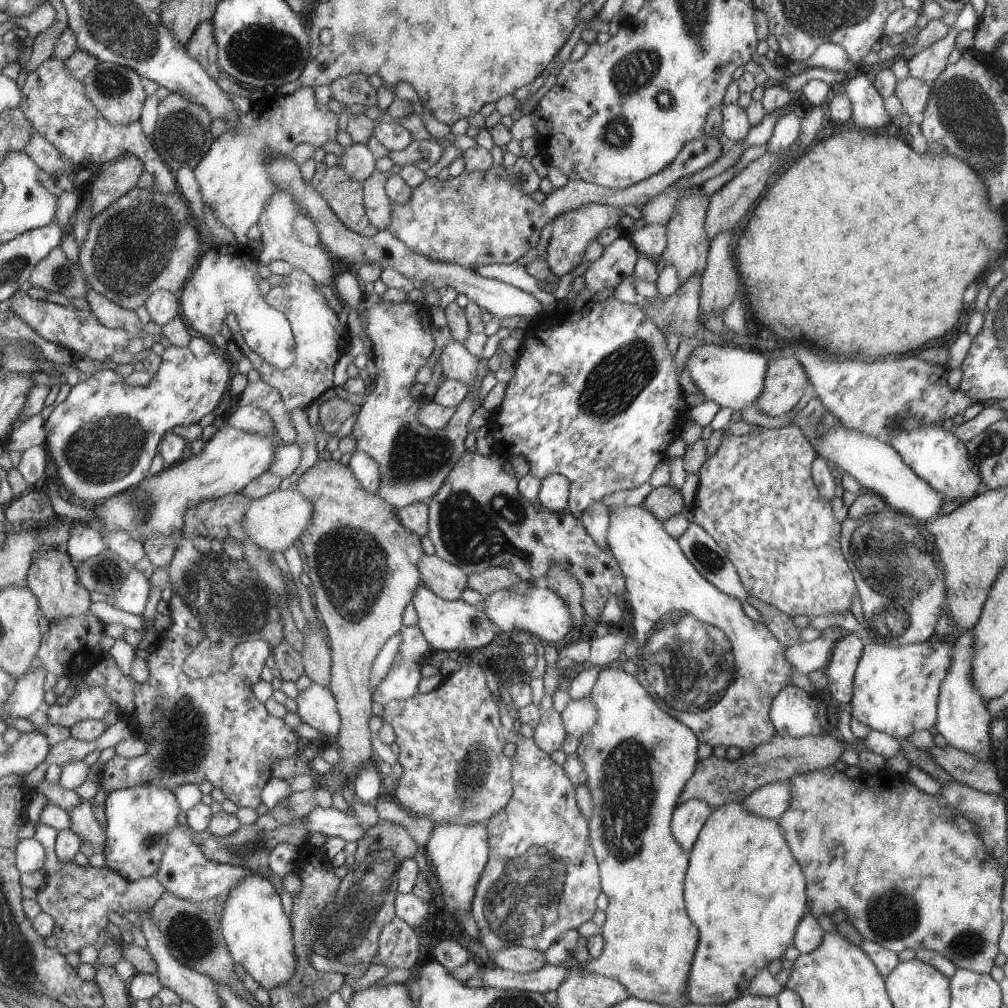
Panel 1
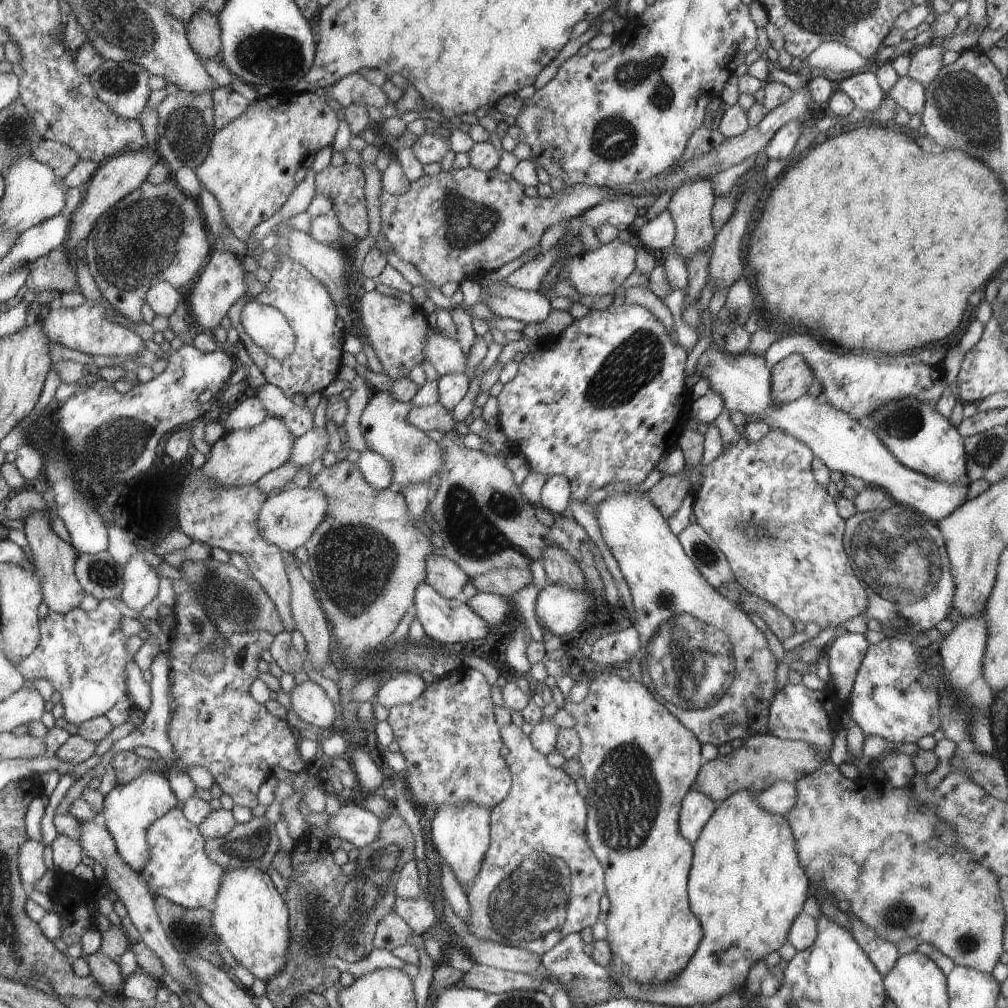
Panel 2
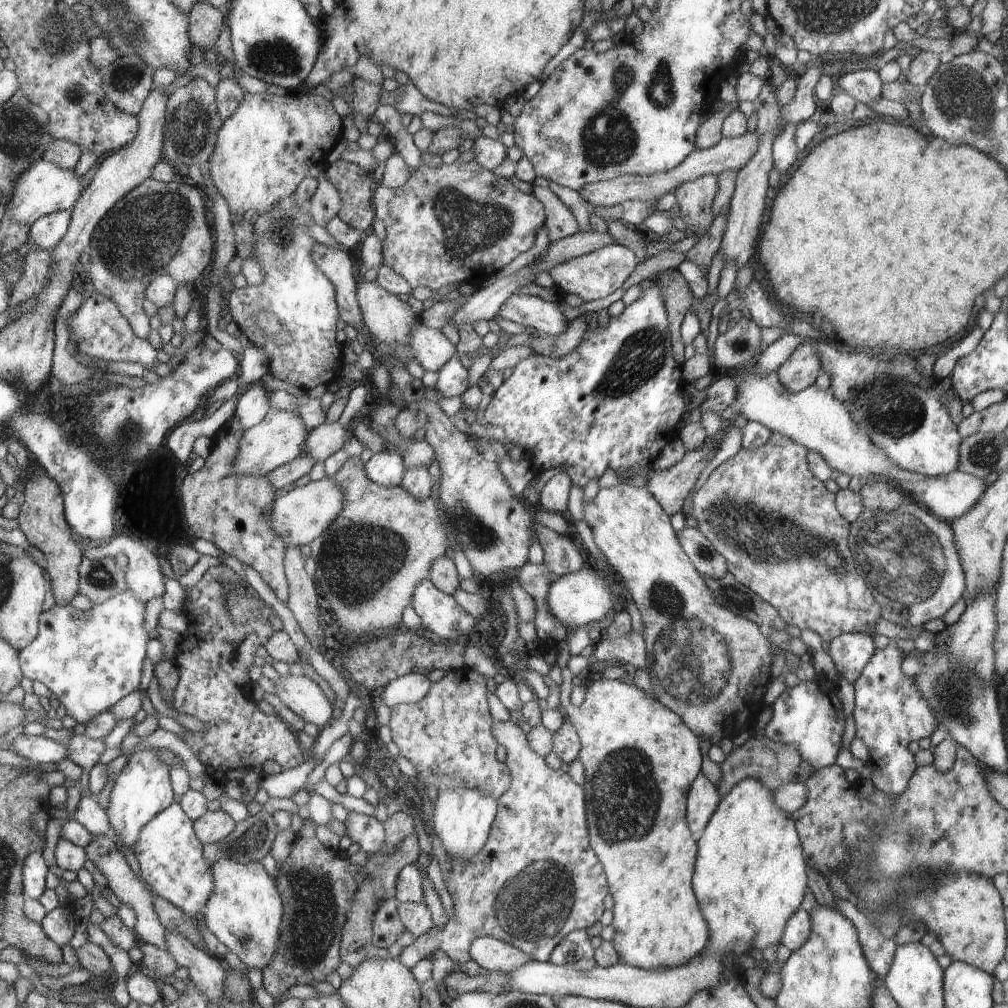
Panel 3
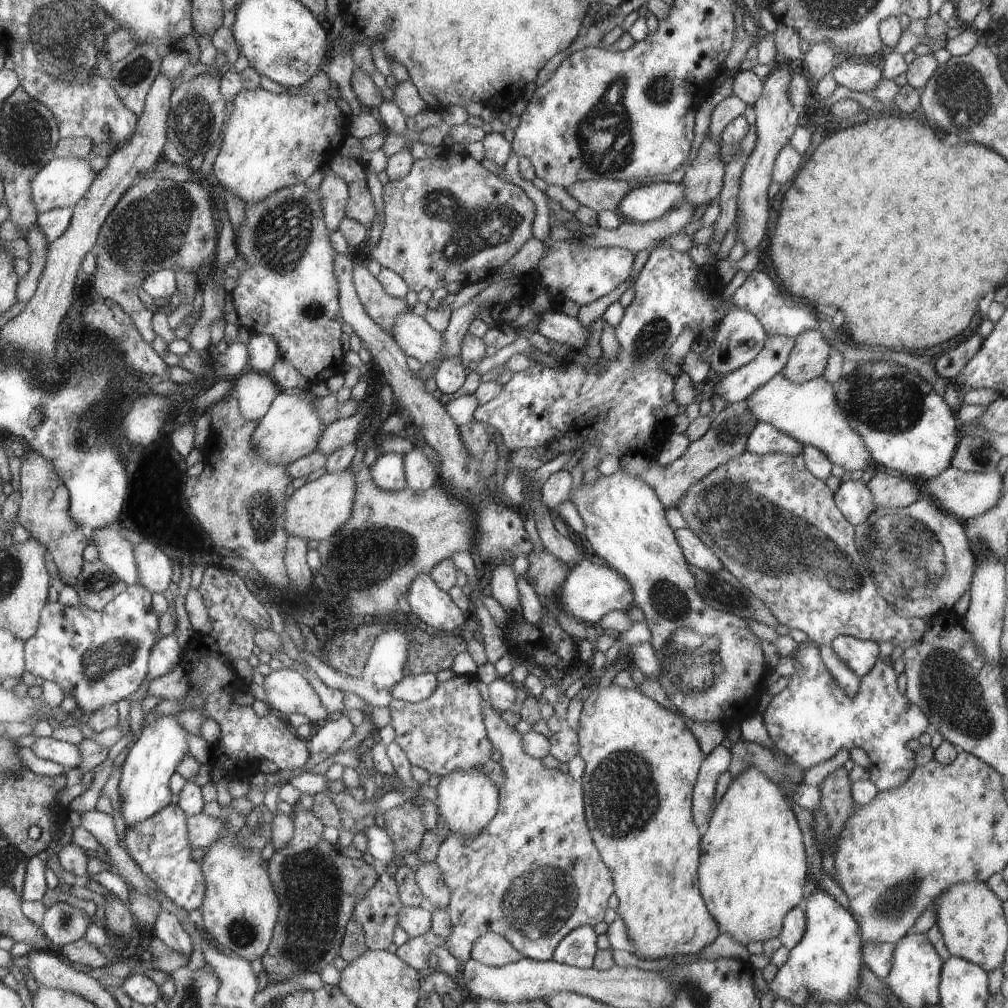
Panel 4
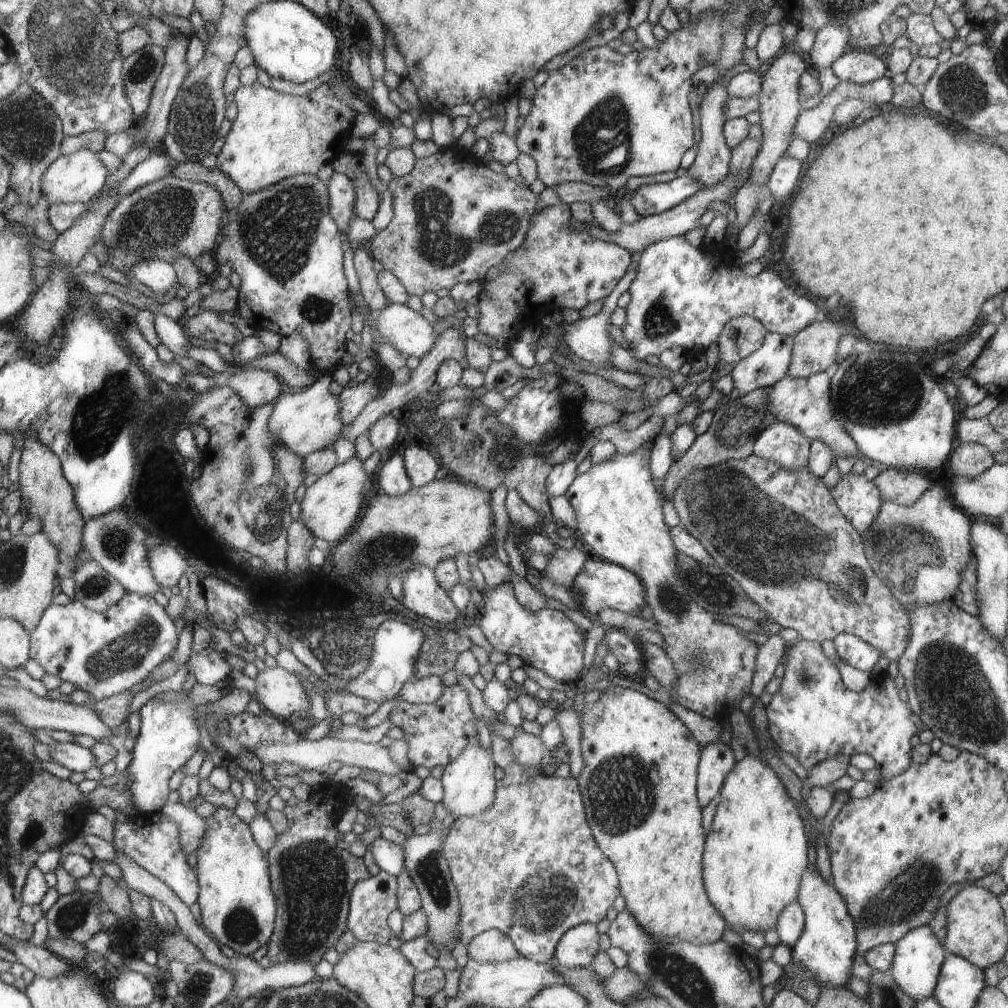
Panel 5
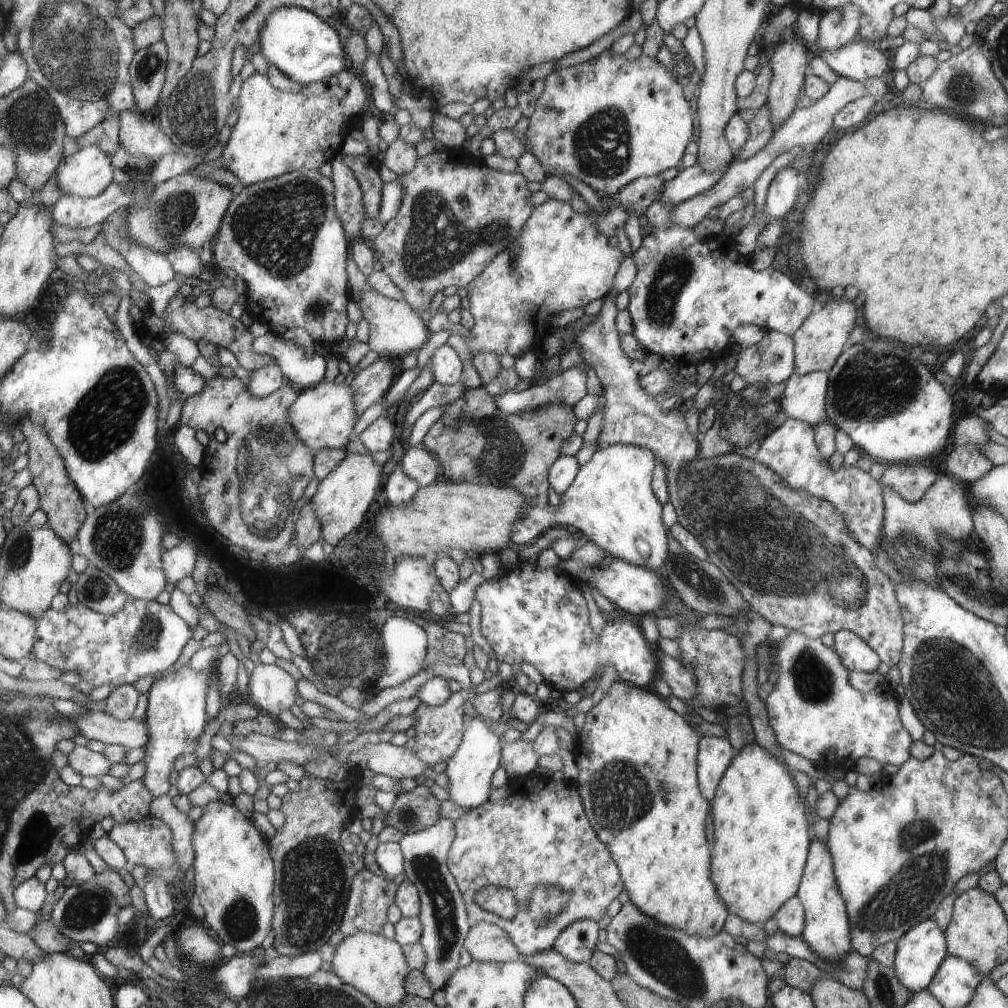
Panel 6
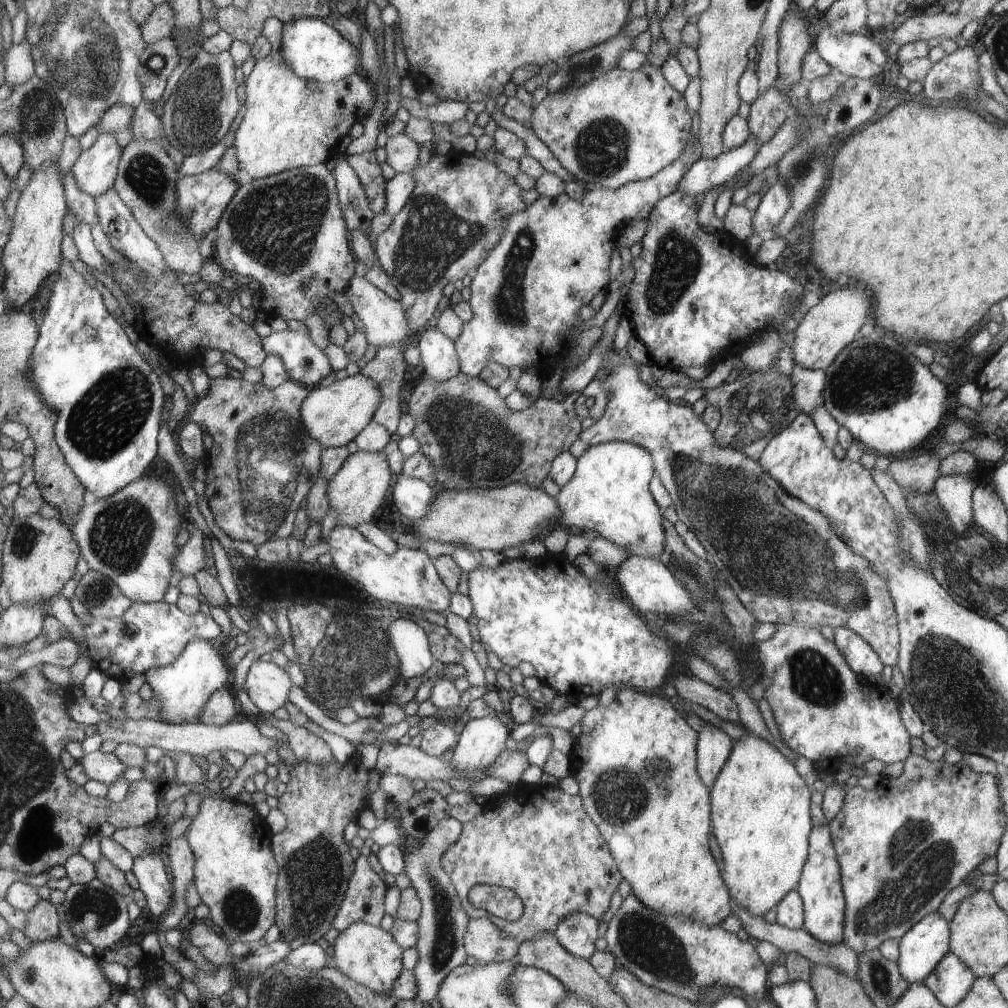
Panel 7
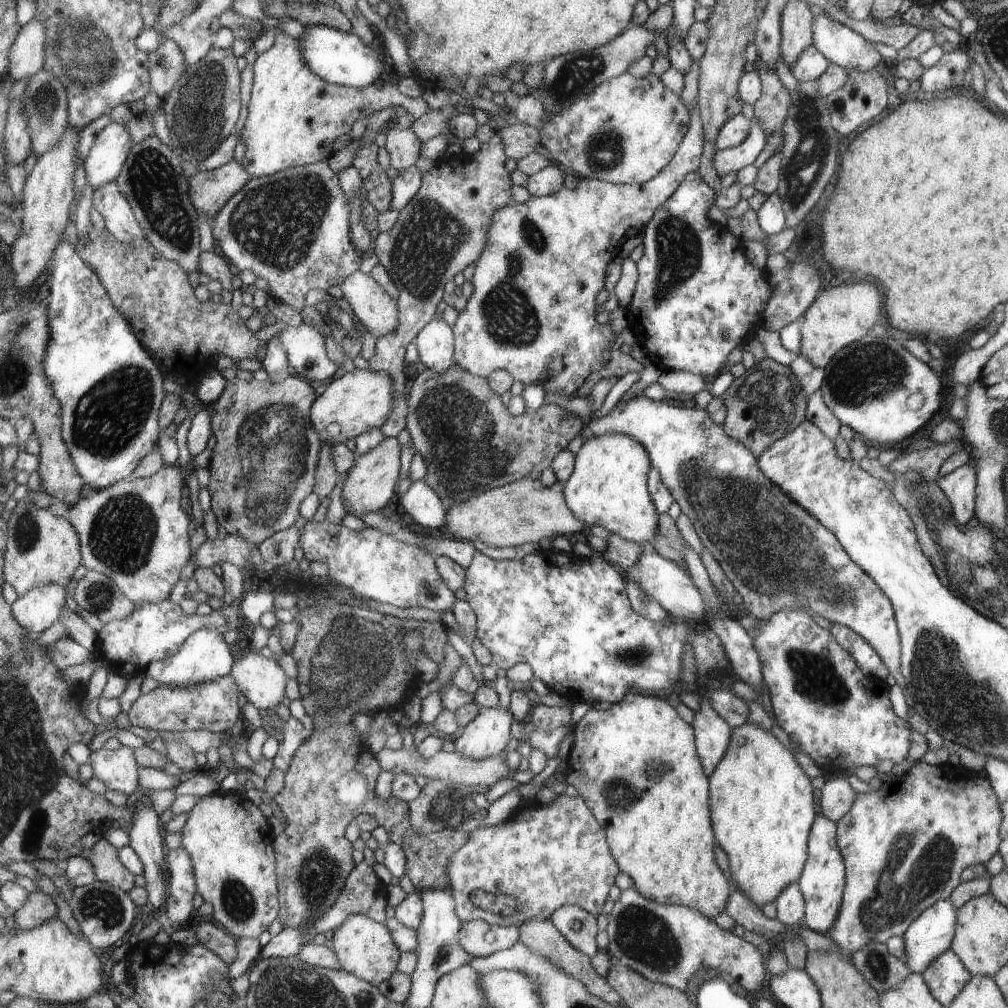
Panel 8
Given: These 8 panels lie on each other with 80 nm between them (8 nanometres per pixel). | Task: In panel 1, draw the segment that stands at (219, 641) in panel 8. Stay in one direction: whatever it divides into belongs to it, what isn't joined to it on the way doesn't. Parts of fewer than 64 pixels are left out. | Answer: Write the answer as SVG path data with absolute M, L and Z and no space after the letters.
M145 784L112 791L106 798L106 842L103 854L106 868L130 881L154 877L169 845L169 831L178 822L179 807L172 791Z

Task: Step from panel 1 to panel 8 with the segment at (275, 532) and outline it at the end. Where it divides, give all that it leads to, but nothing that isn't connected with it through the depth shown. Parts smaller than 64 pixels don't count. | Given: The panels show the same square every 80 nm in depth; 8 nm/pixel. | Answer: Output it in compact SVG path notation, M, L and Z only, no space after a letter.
M386 437L376 448L356 457L352 468L346 473L341 500L345 512L356 517L368 512L382 511L394 496L396 480L400 472L400 446L396 437Z

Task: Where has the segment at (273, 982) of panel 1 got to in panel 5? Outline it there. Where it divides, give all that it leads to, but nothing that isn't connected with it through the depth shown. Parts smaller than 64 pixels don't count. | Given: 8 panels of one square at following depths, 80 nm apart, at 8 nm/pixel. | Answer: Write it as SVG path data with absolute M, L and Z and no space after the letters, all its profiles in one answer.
M216 806L215 814L206 818L207 833L197 850L195 871L199 880L198 906L201 908L199 922L214 936L221 946L229 946L239 955L250 957L264 944L268 944L274 930L277 904L268 876L268 858L256 846L247 824L237 817L235 811Z

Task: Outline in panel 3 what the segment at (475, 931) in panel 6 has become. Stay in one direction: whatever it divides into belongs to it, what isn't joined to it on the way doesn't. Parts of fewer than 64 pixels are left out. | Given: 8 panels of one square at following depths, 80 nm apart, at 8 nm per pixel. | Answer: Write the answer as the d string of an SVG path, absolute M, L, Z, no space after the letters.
M494 937L475 938L470 943L469 956L482 969L501 970L505 973L533 960L529 954Z

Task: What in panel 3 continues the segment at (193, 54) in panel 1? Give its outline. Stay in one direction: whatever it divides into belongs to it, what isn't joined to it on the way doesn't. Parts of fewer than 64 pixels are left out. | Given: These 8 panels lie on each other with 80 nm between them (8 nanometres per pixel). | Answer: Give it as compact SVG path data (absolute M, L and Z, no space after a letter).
M198 1L189 15L189 37L204 52L215 51L216 41L224 26L224 10Z

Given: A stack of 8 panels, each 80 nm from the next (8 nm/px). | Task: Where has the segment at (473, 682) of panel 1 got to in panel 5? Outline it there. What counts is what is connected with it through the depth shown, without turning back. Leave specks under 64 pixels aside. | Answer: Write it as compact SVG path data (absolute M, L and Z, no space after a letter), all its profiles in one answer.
M460 682L454 686L445 686L442 694L431 703L409 703L398 699L389 715L390 722L403 730L411 764L414 767L426 766L430 770L435 766L446 768L465 752L477 733L479 734L476 719L470 694Z

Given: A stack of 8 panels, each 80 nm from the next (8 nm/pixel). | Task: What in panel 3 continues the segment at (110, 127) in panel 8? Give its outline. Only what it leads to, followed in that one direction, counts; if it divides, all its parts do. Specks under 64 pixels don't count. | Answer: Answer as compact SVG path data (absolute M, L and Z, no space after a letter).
M40 159L31 164L14 182L4 217L7 213L16 223L31 227L40 217L66 209L70 211L83 190L81 180L73 170L66 170L56 163Z

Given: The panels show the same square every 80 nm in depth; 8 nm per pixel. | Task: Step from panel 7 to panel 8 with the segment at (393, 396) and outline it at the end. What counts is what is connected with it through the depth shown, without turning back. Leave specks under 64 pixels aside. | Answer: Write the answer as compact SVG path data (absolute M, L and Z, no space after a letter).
M495 134L481 144L476 154L462 152L455 157L444 156L428 172L420 172L421 185L414 198L399 212L396 222L390 230L381 232L374 240L372 254L378 256L379 263L386 268L388 274L399 288L397 307L399 312L398 328L376 341L375 354L369 360L368 370L382 375L390 375L396 380L397 400L392 413L386 417L381 426L386 437L397 437L400 431L407 426L409 412L406 401L406 376L404 375L404 353L410 342L413 342L418 333L433 320L438 304L445 298L444 285L452 280L456 274L462 274L465 268L475 263L489 245L490 225L493 225L494 215L505 206L514 202L512 199L512 181L506 170L504 140Z

